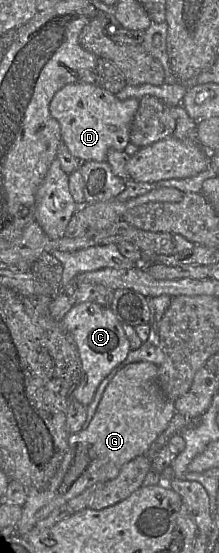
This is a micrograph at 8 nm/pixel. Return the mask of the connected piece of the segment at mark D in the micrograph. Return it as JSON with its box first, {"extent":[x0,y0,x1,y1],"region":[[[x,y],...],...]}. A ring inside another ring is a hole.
{"extent":[50,83,140,162],"region":[[[88,83],[64,86],[50,103],[50,114],[61,128],[62,142],[80,162],[105,162],[108,151],[124,151],[130,143],[130,127],[140,100],[119,100],[116,95]]]}

